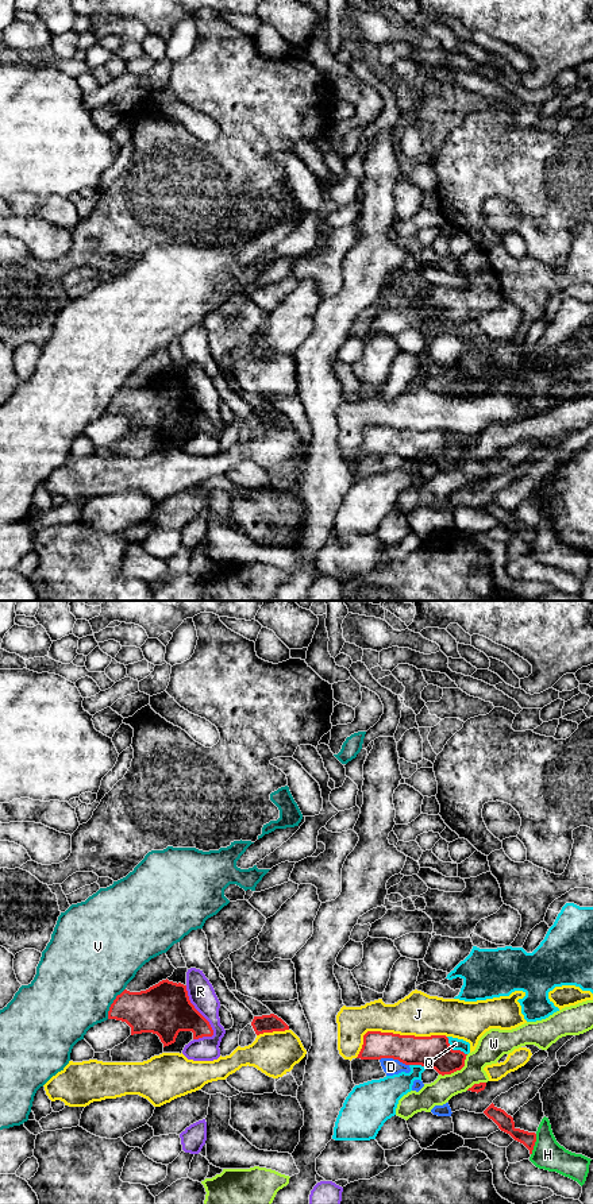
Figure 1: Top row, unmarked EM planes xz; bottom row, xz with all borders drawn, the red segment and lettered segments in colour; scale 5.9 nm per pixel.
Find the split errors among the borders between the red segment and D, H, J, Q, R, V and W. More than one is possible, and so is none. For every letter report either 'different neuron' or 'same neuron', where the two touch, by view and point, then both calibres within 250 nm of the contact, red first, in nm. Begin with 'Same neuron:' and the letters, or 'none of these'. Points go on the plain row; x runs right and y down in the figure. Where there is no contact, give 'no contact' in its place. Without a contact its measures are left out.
Same neuron: none of these
D: different neuron; meets red in xz at (395, 454); 190 nm thick on the red side, 100 nm on the other
H: different neuron; meets red in xz at (534, 540); 100 nm thick on the red side, 180 nm on the other
J: different neuron; meets red in xz at (393, 429); 180 nm thick on the red side, 260 nm on the other
Q: different neuron; meets red in xz at (454, 446); 190 nm thick on the red side, 70 nm on the other
R: different neuron; meets red in xz at (197, 406); 300 nm thick on the red side, 160 nm on the other
V: different neuron; meets red in xz at (112, 398); 260 nm thick on the red side, 500 nm on the other
W: different neuron; meets red in xz at (457, 464); 190 nm thick on the red side, 170 nm on the other

